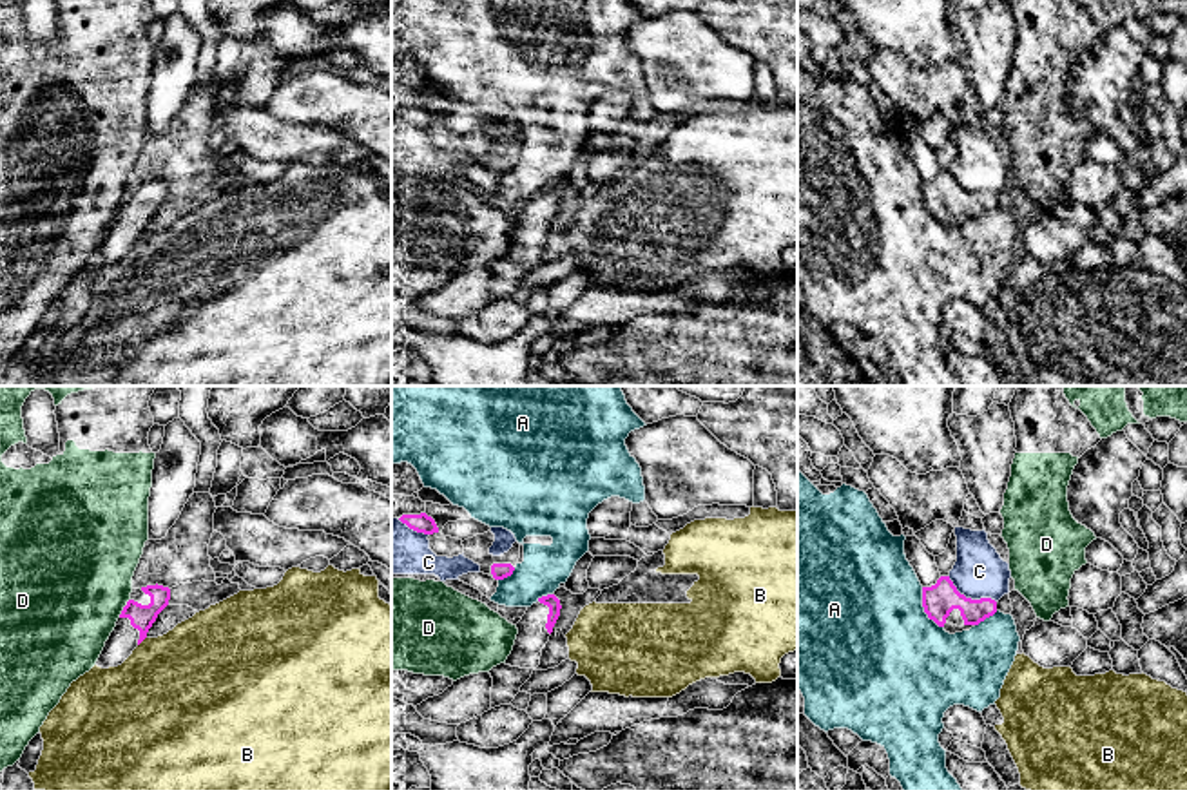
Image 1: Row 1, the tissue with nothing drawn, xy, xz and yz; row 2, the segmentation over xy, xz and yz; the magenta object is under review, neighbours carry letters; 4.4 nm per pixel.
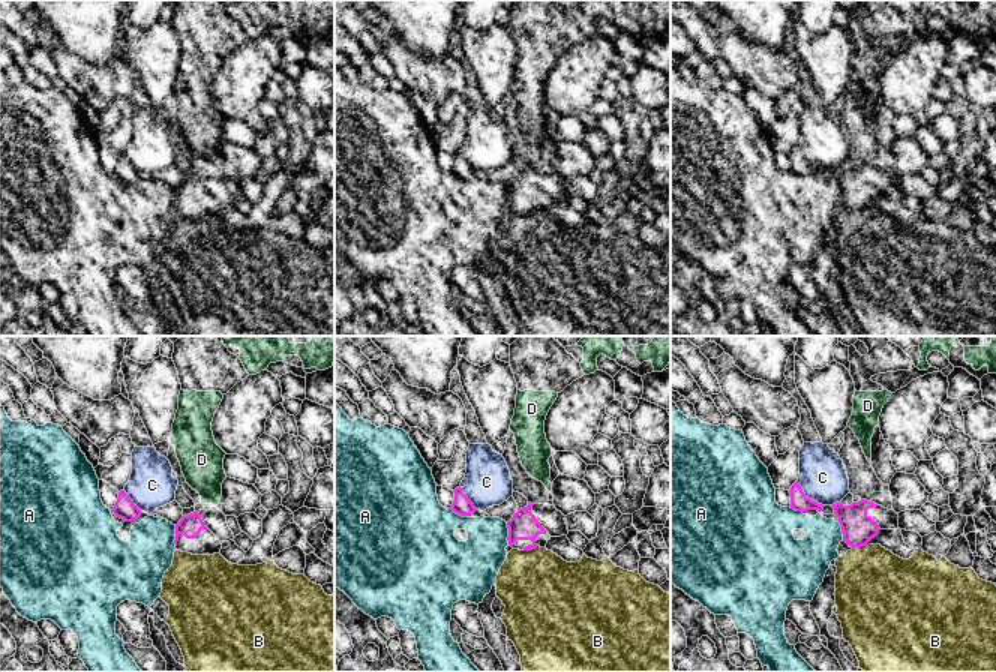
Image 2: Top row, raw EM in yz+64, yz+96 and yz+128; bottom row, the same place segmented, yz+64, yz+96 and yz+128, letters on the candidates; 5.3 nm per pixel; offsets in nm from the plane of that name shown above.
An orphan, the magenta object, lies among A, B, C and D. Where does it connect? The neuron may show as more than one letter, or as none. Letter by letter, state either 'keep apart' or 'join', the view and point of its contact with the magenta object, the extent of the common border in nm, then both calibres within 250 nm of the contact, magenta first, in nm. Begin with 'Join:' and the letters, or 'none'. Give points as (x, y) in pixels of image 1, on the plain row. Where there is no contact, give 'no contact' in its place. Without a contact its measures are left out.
Join: none
A: keep apart; meets magenta in yz at (925, 203); contact 200 nm long; 150 nm thick on the magenta side, 500 nm on the other
B: keep apart; meets magenta in xy at (142, 234); contact 60 nm long; 110 nm thick on the magenta side, 480 nm on the other
C: keep apart; meets magenta in yz at (970, 192); contact 240 nm long; 150 nm thick on the magenta side, 220 nm on the other
D: keep apart; meets magenta in xy at (124, 202); contact 100 nm long; 110 nm thick on the magenta side, 500 nm on the other

